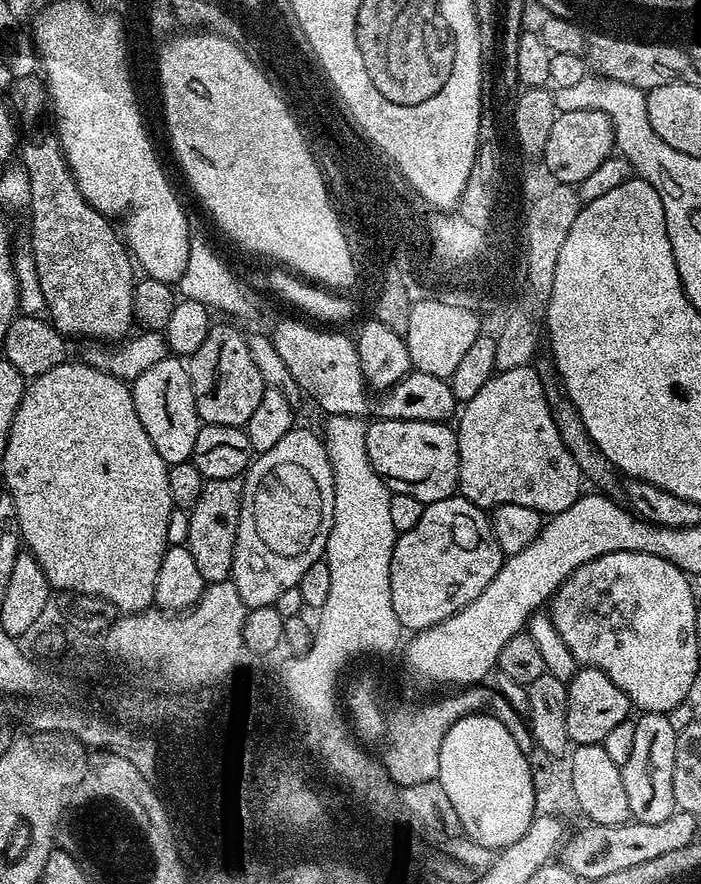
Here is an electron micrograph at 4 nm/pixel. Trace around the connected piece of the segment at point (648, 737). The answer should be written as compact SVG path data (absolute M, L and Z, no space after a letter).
M645 712L635 721L634 750L630 750L630 758L622 766L622 782L626 786L626 798L630 801L631 819L638 823L660 823L666 821L677 811L674 802L674 758L676 757L677 725L668 721L669 717L662 712Z

